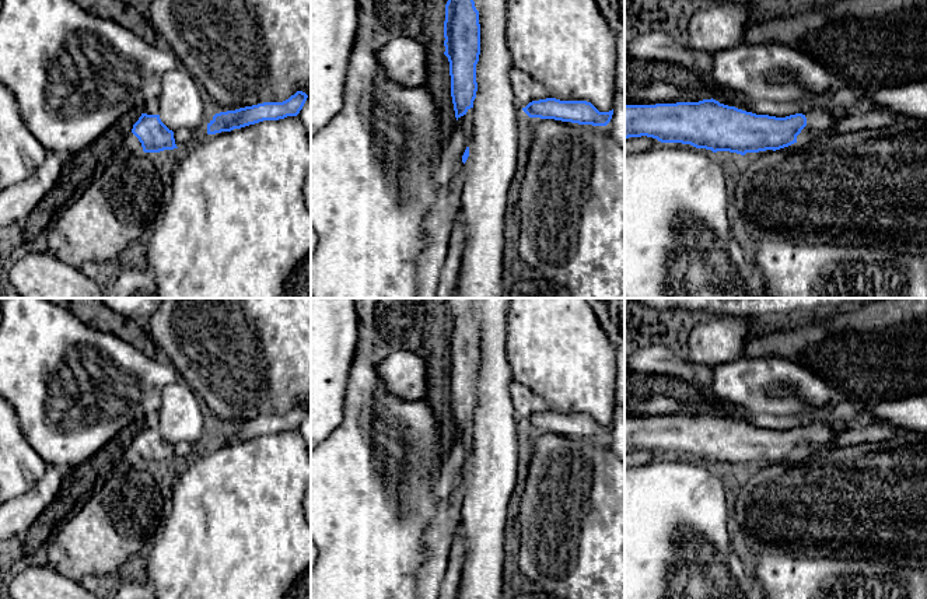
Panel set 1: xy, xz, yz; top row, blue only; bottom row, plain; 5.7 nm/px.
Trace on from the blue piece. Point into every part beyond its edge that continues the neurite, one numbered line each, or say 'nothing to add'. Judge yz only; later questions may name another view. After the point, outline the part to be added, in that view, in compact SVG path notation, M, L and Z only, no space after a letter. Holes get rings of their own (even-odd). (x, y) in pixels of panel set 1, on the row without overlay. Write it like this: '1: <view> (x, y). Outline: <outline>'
1: yz (818, 437). Outline: M808 425L805 427L805 431L807 431L807 439L797 449L797 455L798 453L809 455L809 452L814 448L818 449L825 448L828 446L832 438L836 438L839 434L842 434L839 431L830 431L829 428L819 425Z

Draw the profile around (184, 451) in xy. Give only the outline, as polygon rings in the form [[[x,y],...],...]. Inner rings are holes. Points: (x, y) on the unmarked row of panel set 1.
[[[185,441],[175,444],[174,452],[175,452],[176,460],[181,460],[181,462],[188,460],[197,448],[199,445],[193,445]]]

